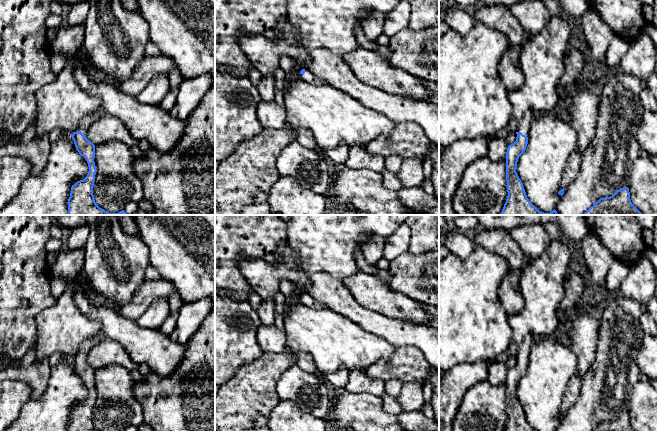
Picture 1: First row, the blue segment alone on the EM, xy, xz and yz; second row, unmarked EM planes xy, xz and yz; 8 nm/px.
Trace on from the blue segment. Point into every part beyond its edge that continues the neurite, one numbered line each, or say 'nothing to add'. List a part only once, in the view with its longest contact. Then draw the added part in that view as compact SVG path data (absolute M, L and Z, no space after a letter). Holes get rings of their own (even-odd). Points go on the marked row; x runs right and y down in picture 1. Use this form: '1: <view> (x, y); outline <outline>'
1: yz (524, 125); outline M528 110L521 118L517 132L521 132L523 135L528 137L530 132L531 121L534 116L535 114L531 110Z

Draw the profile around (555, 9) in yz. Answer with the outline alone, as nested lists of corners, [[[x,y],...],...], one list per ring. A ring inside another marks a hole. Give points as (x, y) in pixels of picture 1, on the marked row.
[[[543,0],[552,16],[567,17],[562,7],[555,0]]]

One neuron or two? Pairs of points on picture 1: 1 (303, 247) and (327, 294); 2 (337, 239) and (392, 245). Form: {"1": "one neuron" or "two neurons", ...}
{"1": "two neurons", "2": "two neurons"}

